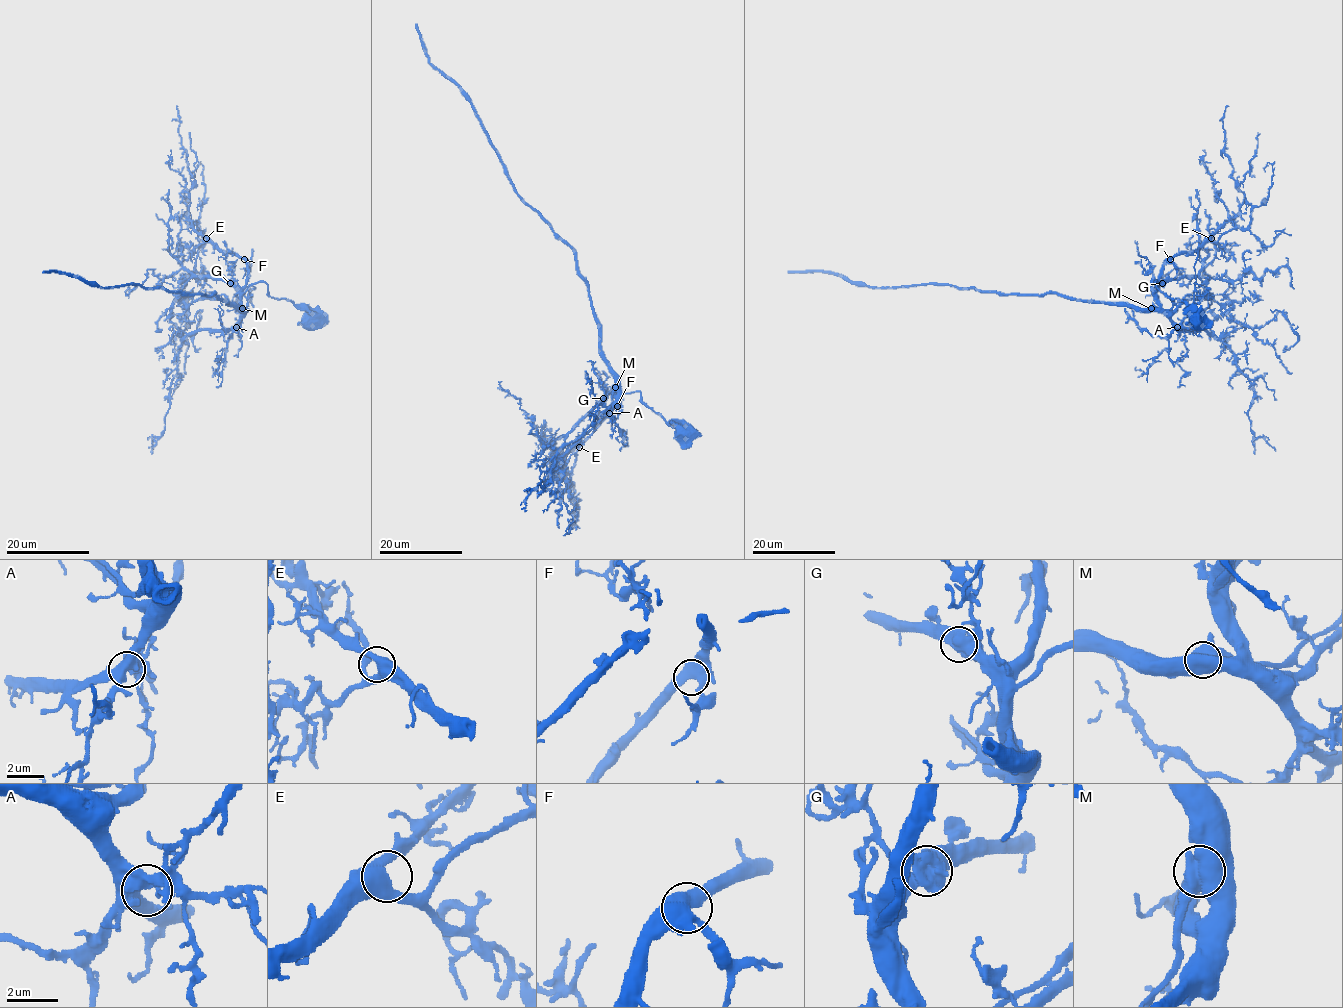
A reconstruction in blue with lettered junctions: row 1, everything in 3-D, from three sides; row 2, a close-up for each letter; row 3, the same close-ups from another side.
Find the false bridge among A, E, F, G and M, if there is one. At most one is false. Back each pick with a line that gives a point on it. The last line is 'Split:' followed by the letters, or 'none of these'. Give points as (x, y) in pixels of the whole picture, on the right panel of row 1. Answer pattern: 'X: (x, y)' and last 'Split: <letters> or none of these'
M: (1151, 308)
Split: M

